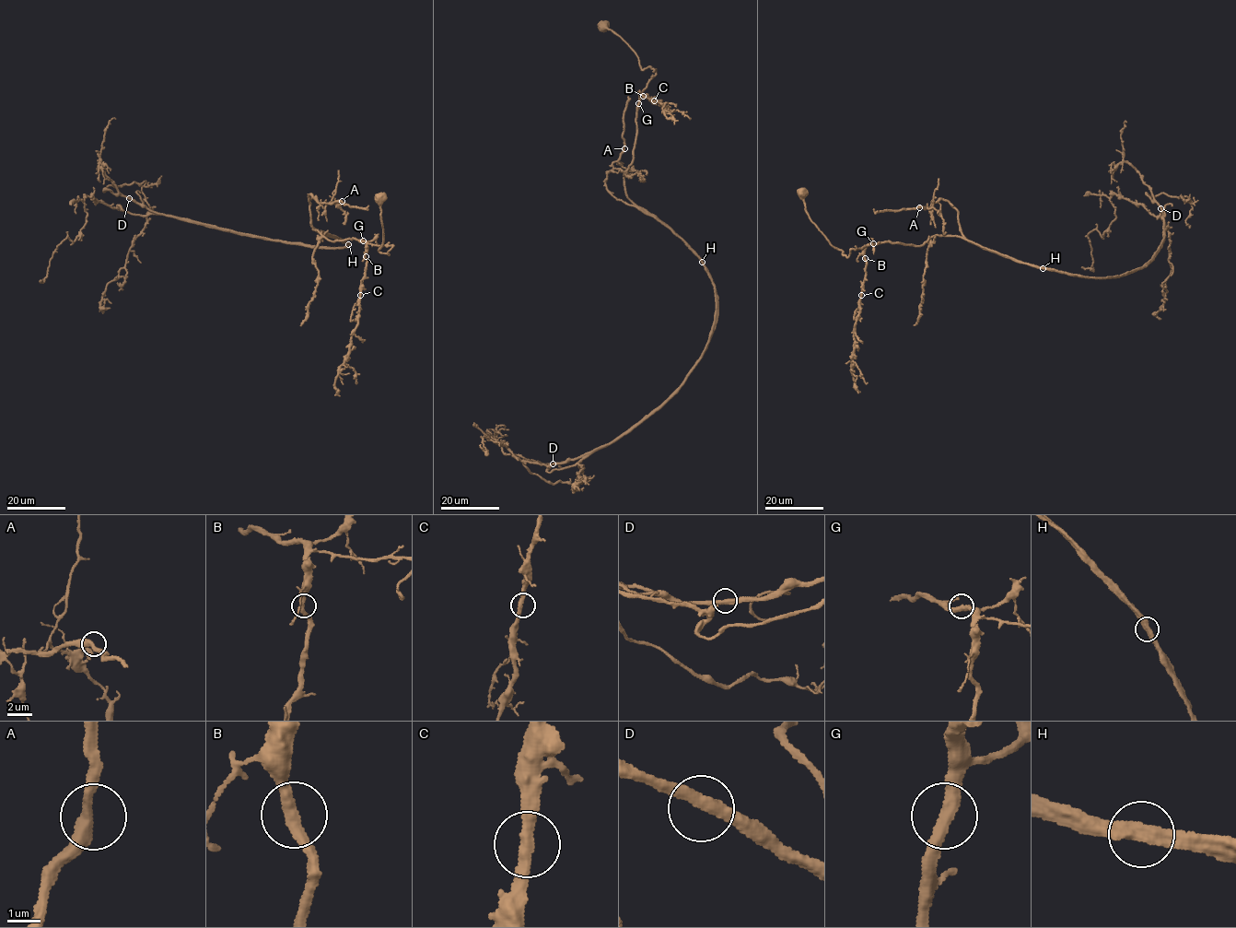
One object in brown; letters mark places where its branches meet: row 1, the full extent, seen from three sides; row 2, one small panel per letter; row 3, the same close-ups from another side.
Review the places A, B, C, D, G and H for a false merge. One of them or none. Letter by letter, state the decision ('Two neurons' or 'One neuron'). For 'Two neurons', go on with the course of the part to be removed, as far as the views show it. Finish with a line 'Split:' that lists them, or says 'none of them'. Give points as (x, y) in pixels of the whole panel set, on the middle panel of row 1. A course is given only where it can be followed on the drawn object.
A: One neuron
B: One neuron
C: One neuron
D: One neuron
G: One neuron
H: Two neurons. Course of the part to remove: (702, 262), (715, 287), (715, 321), (682, 384), (610, 443), (563, 463), (524, 462), (553, 484), (588, 481)
Split: H

